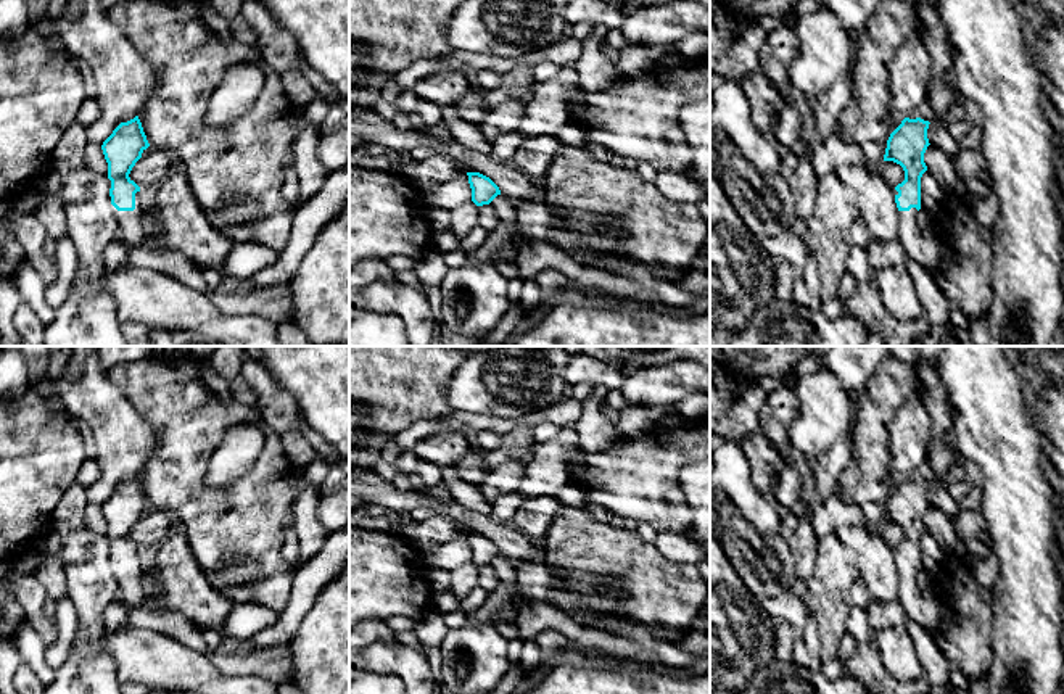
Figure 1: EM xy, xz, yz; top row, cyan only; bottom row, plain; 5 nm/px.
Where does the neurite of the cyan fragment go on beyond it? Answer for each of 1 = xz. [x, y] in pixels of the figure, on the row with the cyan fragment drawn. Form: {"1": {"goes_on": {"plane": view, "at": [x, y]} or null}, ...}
{"1": {"goes_on": null}}

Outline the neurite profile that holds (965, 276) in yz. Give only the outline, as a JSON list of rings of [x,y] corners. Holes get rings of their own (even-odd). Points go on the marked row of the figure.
[[[955,192],[935,216],[943,258],[935,280],[951,312],[969,319],[987,316],[992,291],[992,229],[975,222],[972,206]]]

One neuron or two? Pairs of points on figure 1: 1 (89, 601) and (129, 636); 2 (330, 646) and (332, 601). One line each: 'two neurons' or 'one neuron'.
1: two neurons
2: one neuron

